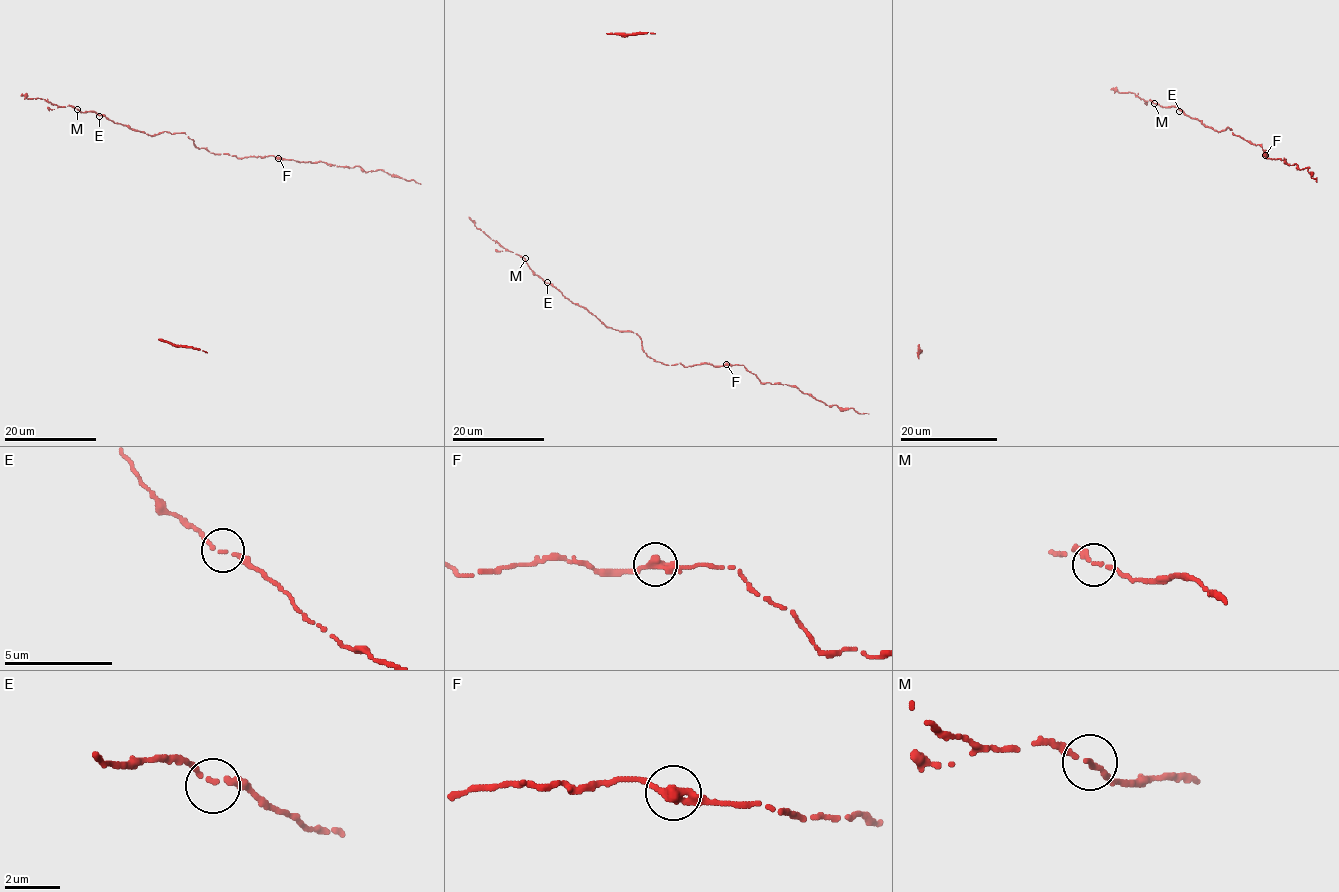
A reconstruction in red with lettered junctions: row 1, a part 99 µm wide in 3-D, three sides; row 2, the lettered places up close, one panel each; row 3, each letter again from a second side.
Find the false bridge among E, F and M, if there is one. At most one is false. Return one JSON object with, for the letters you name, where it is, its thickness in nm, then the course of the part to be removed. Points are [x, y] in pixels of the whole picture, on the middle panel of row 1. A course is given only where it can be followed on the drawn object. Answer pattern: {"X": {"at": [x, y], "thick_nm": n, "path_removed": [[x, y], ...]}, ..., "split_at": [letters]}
{"split_at": []}

